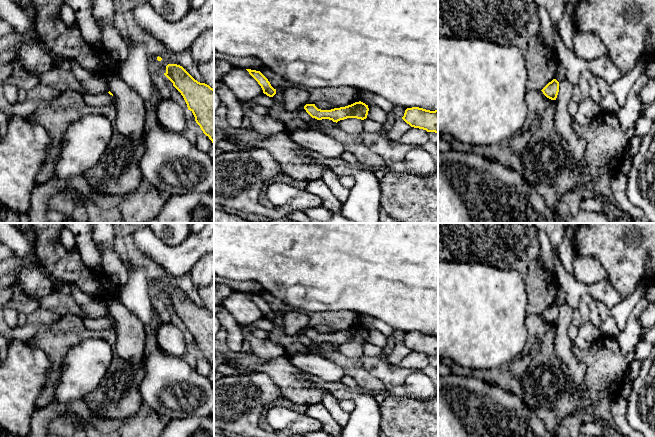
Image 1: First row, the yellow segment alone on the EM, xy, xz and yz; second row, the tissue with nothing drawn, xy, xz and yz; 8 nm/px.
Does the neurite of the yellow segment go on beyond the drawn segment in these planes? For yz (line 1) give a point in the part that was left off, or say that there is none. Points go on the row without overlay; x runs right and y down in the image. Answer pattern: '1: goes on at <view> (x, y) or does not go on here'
1: does not go on here

